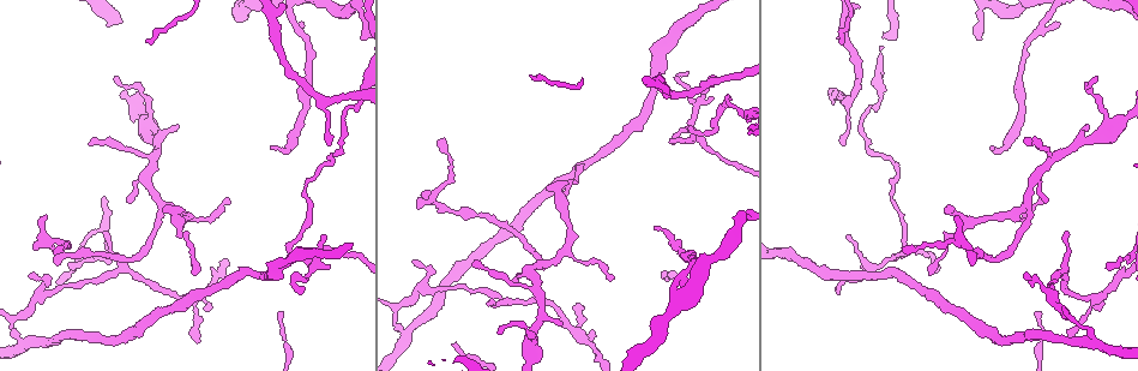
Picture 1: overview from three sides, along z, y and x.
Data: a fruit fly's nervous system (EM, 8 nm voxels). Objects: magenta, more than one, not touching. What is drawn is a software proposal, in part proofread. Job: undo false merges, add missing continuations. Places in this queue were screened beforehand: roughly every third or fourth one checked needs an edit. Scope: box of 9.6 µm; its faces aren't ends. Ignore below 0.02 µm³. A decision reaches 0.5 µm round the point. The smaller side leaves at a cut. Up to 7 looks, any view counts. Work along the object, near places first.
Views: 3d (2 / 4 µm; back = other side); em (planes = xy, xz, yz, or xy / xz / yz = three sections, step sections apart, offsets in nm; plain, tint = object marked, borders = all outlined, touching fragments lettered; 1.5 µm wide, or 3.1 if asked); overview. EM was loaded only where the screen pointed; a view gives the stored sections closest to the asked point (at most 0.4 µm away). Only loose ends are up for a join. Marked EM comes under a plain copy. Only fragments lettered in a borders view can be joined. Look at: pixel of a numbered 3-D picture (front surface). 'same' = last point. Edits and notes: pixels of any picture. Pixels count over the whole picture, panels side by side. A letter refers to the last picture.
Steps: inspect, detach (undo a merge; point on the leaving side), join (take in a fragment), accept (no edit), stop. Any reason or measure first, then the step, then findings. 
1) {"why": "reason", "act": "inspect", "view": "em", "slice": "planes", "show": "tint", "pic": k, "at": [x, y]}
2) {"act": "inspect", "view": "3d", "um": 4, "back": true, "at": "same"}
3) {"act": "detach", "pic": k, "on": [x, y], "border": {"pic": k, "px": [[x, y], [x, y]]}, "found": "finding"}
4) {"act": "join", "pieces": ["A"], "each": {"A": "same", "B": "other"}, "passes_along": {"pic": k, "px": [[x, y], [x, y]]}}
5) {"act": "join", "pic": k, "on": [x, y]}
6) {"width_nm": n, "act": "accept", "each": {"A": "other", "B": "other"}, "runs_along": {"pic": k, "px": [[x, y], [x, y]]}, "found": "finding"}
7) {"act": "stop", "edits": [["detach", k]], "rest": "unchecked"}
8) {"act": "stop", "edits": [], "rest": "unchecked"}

{"why": "branch stops here", "act": "inspect", "view": "em", "slice": "yz", "step": 4, "show": "tint", "pic": 1, "at": [1098, 306]}

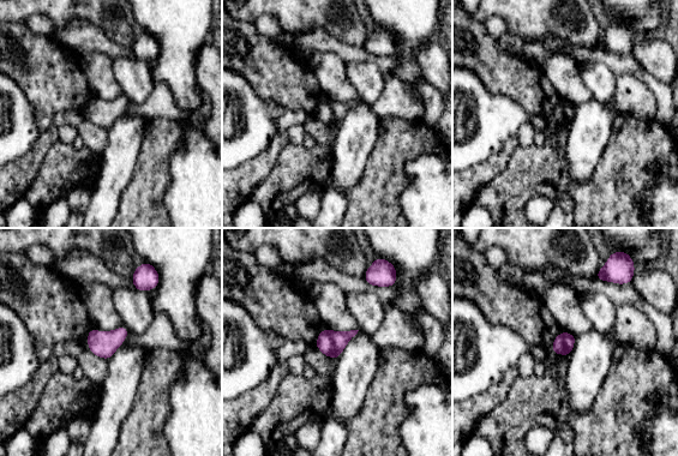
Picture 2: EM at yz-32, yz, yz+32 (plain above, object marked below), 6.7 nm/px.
{"why": "another direction", "act": "inspect", "view": "em", "slice": "planes", "show": "borders", "at": "same"}

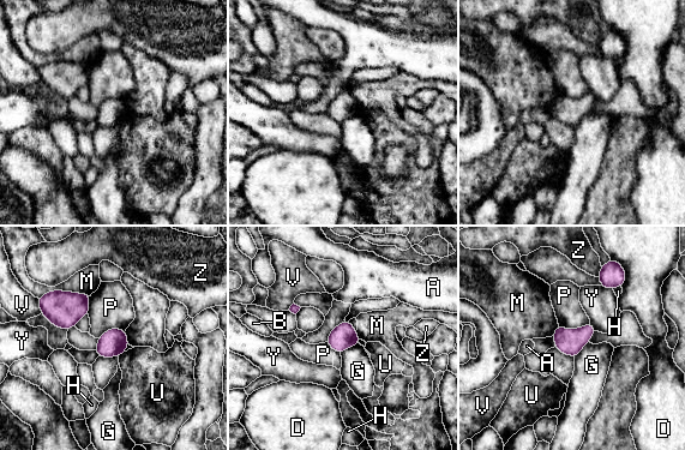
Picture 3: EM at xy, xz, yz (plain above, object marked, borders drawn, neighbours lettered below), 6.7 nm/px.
{"act": "accept", "each": {"A": "other", "B": "other", "D": "other", "G": "other", "H": "other", "M": "other", "P": "other", "U": "other", "V": "other", "Y": "other", "Z": "other"}, "border": {"pic": 3, "px": [[359, 343], [348, 347], [341, 354]]}, "found": "no lettered fragment goes on from it"}

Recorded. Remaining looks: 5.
{"why": "tapers out", "act": "inspect", "view": "em", "slice": "planes", "show": "borders", "pic": 1, "at": [837, 292]}

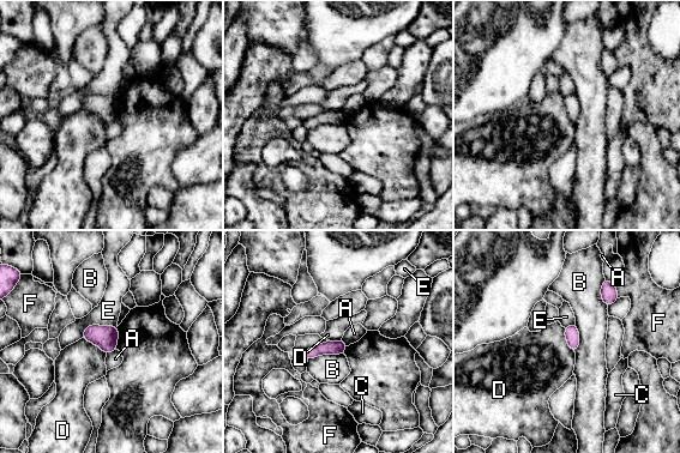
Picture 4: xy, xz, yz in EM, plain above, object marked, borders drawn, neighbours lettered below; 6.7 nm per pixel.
{"width_nm": 100, "longest_contact_nm": ["E", 260], "act": "accept", "each": {"A": "other", "B": "other", "C": "other", "D": "other", "E": "other", "F": "other"}, "found": "no lettered fragment goes on from it"}

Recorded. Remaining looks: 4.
{"why": "branch stops here", "act": "inspect", "view": "3d", "um": 4, "pic": 1, "at": [301, 22]}

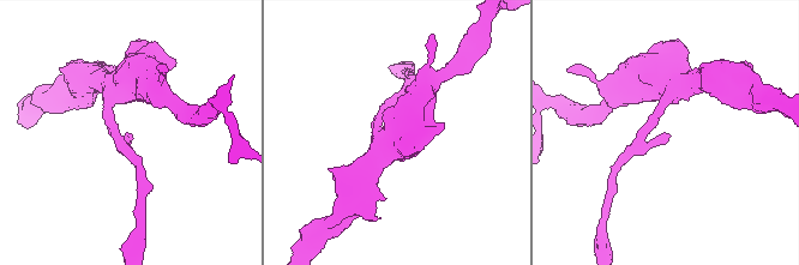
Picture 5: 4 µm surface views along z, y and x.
{"why": "shape alone is not enough", "act": "inspect", "view": "em", "slice": "planes", "show": "borders", "pic": 5, "at": [127, 136]}

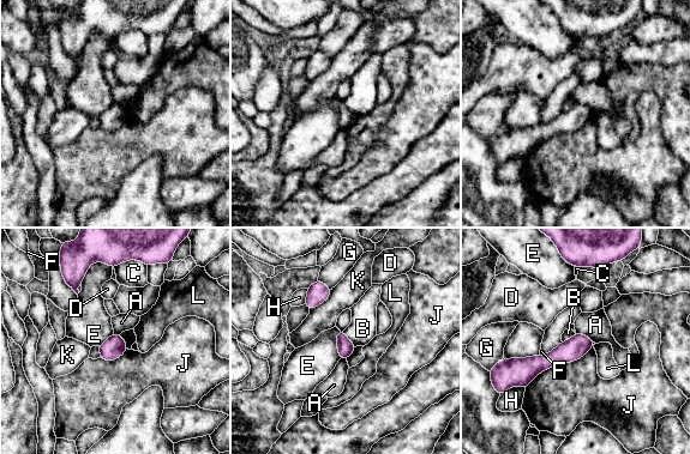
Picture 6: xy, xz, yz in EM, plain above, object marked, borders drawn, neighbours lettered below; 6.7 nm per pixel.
{"width_nm": 110, "act": "accept", "each": {"A": "other", "B": "other", "C": "other", "D": "other", "E": "other", "F": "other", "G": "other", "H": "other", "J": "other", "K": "other", "L": "other"}, "border": {"pic": 6, "px": [[343, 330], [343, 333], [355, 346]]}, "found": "none of them fits"}

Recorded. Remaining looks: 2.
{"act": "stop", "edits": [], "rest": "unchecked"}

